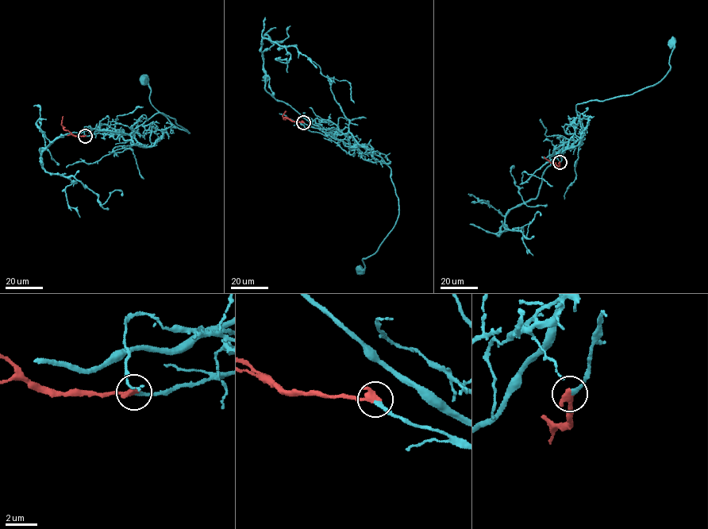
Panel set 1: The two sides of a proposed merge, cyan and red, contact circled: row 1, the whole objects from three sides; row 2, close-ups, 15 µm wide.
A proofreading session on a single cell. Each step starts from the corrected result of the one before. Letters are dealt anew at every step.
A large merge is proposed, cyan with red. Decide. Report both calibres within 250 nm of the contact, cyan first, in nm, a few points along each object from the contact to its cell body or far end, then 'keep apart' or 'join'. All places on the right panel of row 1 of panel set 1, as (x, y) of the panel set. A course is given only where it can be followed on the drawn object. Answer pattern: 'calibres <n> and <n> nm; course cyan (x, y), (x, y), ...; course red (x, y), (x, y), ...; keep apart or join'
calibres 200 and 440 nm; course cyan (559, 162), (563, 148), (572, 136), (579, 120), (576, 105), (631, 94), (656, 83), (668, 71), (673, 42); course red (559, 162), (559, 166), (554, 166), (544, 156); join

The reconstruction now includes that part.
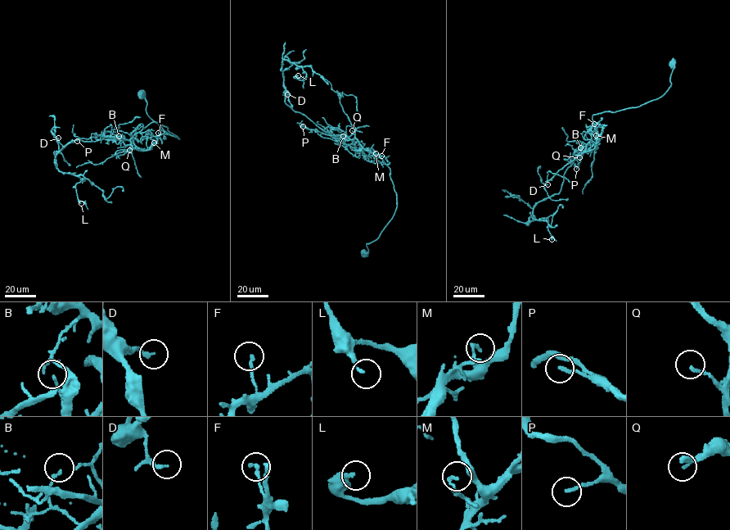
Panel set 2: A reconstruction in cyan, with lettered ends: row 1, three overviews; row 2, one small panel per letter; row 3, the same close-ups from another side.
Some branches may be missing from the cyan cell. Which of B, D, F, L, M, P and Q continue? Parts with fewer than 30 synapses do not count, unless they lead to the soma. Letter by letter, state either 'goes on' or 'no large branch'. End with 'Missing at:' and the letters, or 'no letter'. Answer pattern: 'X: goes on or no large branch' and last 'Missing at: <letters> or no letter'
B: no large branch
D: no large branch
F: no large branch
L: no large branch
M: no large branch
P: no large branch
Q: no large branch
Missing at: no letter

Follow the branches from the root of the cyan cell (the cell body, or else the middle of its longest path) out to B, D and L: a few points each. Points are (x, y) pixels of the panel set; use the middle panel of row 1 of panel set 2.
B: (363, 254), (367, 251), (367, 243), (377, 239), (393, 216), (397, 195), (384, 160), (364, 155), (343, 136)
D: (363, 254), (396, 209), (390, 169), (353, 140), (334, 138), (295, 112), (287, 94)
L: (363, 254), (396, 209), (390, 169), (288, 106), (283, 60), (306, 73), (298, 75)

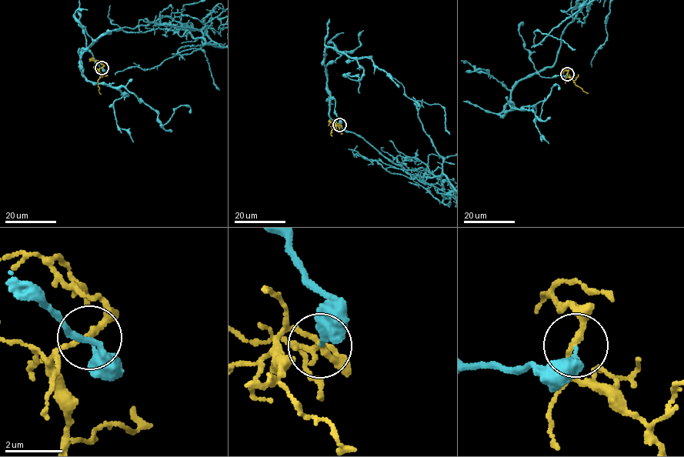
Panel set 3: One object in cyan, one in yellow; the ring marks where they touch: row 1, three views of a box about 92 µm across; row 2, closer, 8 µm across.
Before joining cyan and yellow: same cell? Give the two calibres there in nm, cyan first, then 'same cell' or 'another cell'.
240 nm thick on the cyan side, 200 nm on the other; another cell

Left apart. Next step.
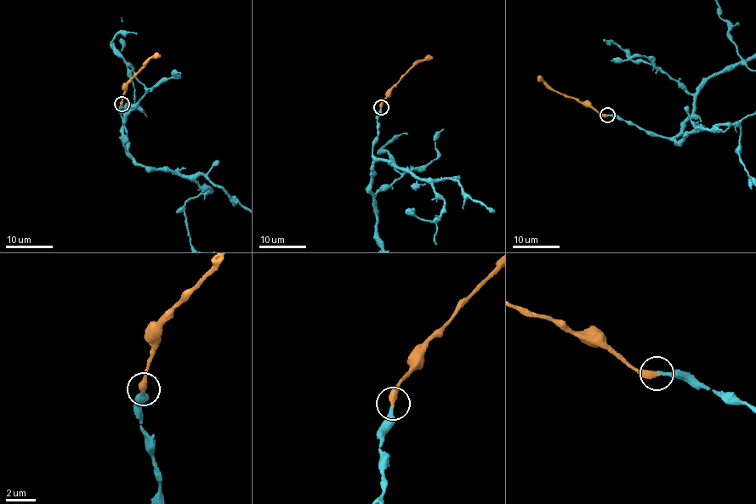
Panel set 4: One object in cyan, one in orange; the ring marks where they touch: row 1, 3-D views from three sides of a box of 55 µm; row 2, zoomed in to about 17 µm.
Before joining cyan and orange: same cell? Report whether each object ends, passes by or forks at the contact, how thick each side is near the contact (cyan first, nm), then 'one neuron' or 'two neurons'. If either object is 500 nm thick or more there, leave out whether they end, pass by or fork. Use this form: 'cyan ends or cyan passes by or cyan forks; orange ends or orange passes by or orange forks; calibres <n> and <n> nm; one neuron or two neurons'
cyan ends; orange ends; calibres 240 and 440 nm; one neuron

